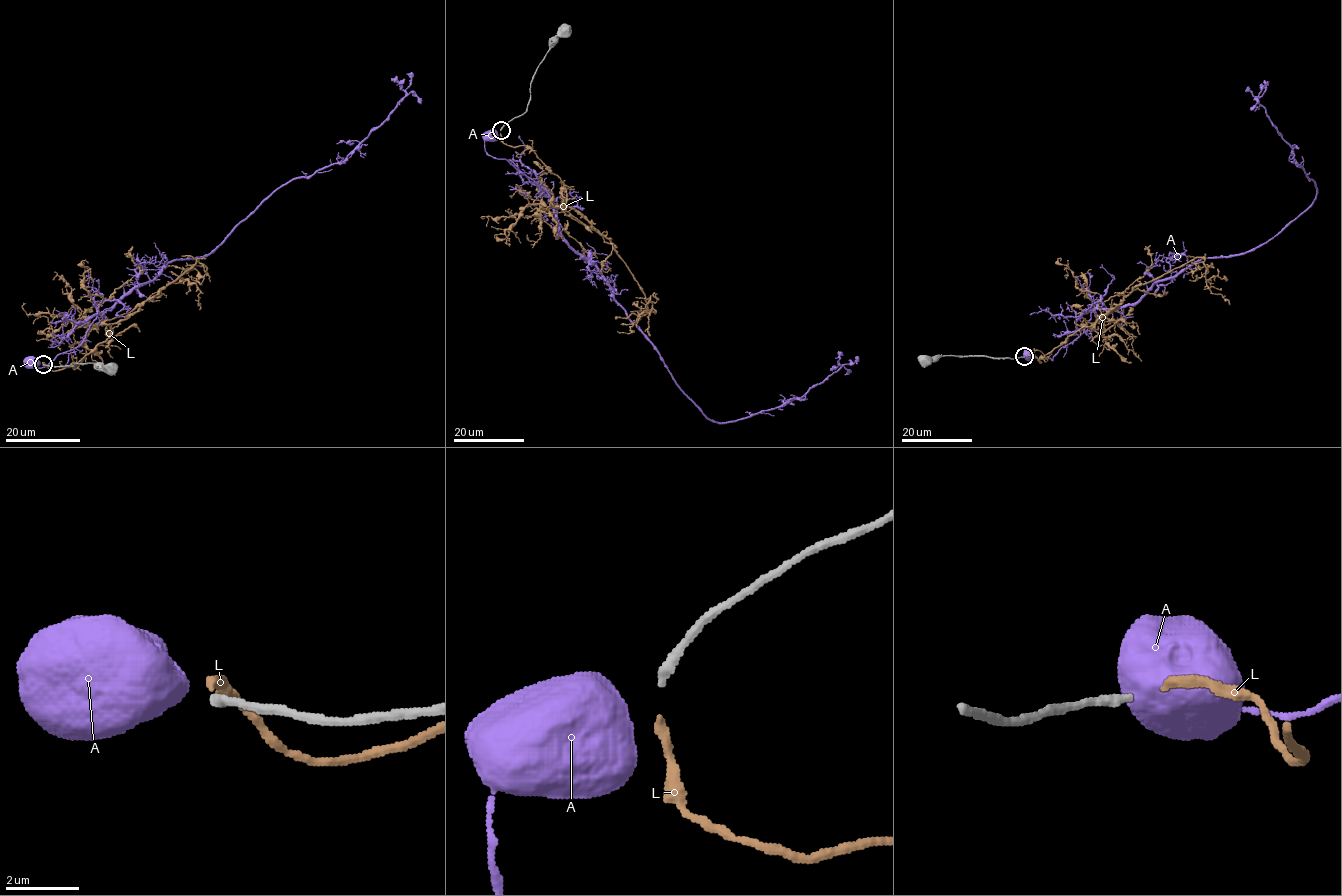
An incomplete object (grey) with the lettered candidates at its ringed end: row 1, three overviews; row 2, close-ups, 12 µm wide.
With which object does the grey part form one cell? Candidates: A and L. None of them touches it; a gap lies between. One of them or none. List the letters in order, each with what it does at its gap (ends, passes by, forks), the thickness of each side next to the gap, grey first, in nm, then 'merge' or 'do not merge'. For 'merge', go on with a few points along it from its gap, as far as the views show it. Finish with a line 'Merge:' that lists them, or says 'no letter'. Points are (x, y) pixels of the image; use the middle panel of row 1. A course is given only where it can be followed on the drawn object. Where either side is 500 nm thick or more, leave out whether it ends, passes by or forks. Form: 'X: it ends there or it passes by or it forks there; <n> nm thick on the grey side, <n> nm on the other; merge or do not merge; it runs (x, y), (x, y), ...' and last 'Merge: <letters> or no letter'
A: 260 nm thick on the grey side, 700 nm on the other; do not merge
L: it ends there; 260 nm thick on the grey side, 260 nm on the other; merge; it runs (500, 133), (558, 177), (565, 203), (611, 242), (654, 310), (630, 332), (617, 331)
Merge: L

